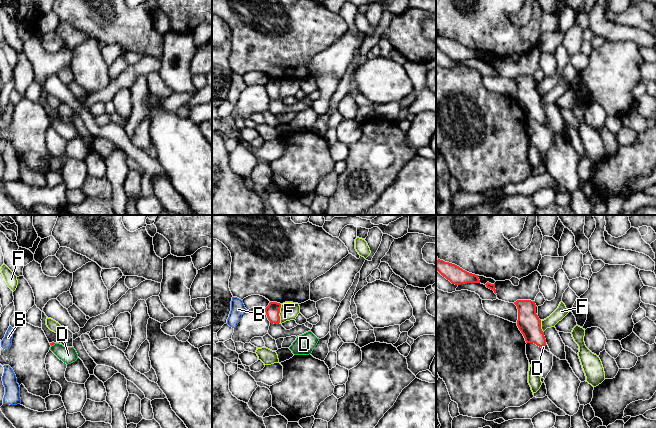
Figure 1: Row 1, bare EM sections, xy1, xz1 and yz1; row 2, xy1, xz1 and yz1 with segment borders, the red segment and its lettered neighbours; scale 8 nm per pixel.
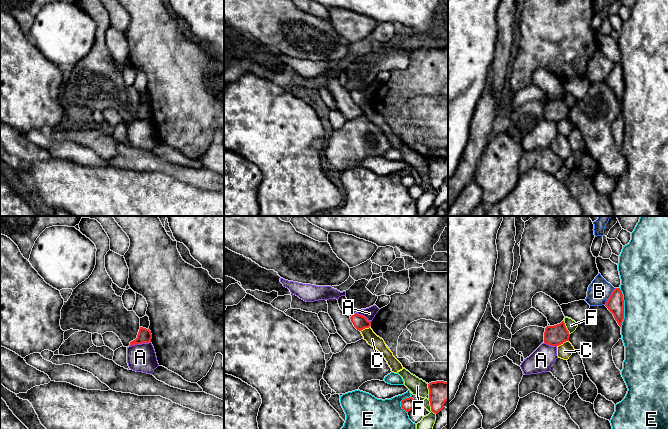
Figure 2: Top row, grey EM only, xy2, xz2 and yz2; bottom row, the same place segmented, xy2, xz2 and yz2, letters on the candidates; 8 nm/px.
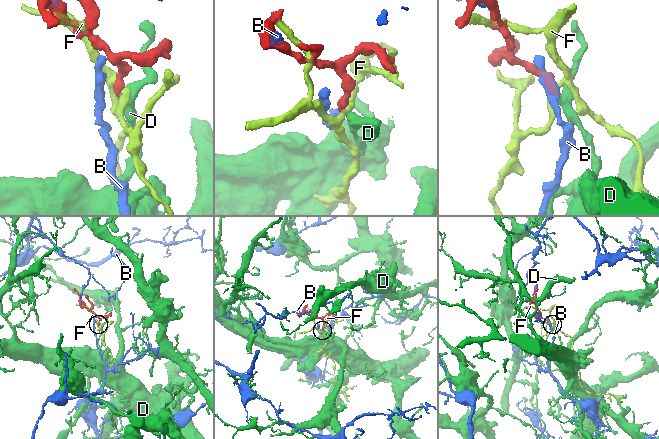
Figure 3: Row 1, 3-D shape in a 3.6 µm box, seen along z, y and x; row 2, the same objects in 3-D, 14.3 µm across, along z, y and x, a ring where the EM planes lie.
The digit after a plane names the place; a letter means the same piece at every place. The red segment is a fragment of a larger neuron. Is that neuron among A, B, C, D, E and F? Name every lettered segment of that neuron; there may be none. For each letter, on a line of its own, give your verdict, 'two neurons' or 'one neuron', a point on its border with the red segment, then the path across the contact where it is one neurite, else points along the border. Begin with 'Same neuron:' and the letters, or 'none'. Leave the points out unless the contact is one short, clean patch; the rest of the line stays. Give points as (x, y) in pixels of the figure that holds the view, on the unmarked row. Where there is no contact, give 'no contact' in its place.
Same neuron: D
A: two neurons; meets red in xy2 at (139, 119); border along xy2 (150, 117), (135, 119), (129, 122)
B: two neurons; meets red in yz2 at (610, 72)
C: two neurons; meets red in yz2 at (562, 119); border along yz2 (568, 116), (556, 122)
D: one neuron; meets red in xy1 at (53, 120); runs through xy1 (52, 119), (53, 120), (60, 127), (68, 131)
E: two neurons; meets red in yz2 at (623, 83)
F: two neurons; meets red in xz1 at (279, 88)

